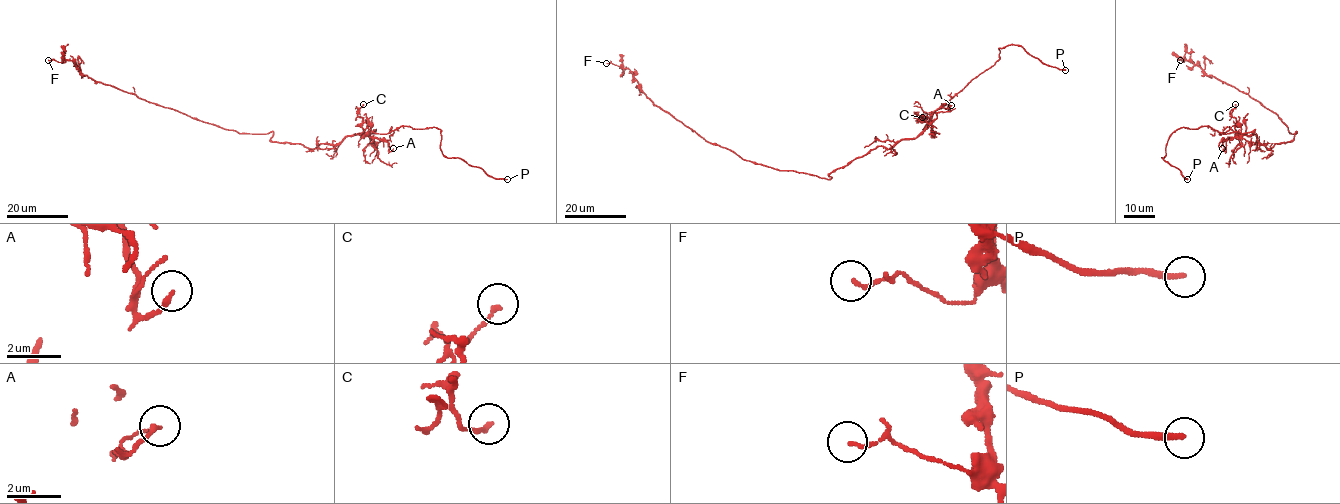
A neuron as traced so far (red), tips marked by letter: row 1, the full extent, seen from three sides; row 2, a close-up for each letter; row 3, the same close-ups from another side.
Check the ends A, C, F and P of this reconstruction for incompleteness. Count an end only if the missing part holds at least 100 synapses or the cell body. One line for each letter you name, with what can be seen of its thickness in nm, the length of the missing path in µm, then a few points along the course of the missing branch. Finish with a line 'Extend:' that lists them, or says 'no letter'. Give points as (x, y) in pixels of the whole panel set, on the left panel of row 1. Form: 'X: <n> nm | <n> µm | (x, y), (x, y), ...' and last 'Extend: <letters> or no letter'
P: 220 nm | 7 µm | (507, 179), (524, 177)
Extend: P

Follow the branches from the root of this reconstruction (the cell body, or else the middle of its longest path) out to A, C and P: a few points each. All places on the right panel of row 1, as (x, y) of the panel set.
A: (1284, 142), (1268, 148), (1255, 135), (1242, 135), (1228, 138), (1226, 150), (1222, 148)
C: (1284, 142), (1268, 148), (1255, 135), (1239, 135), (1235, 129), (1236, 119), (1231, 114), (1235, 104)
P: (1284, 142), (1268, 148), (1255, 135), (1220, 133), (1209, 126), (1178, 128), (1170, 136), (1162, 158), (1187, 179)

